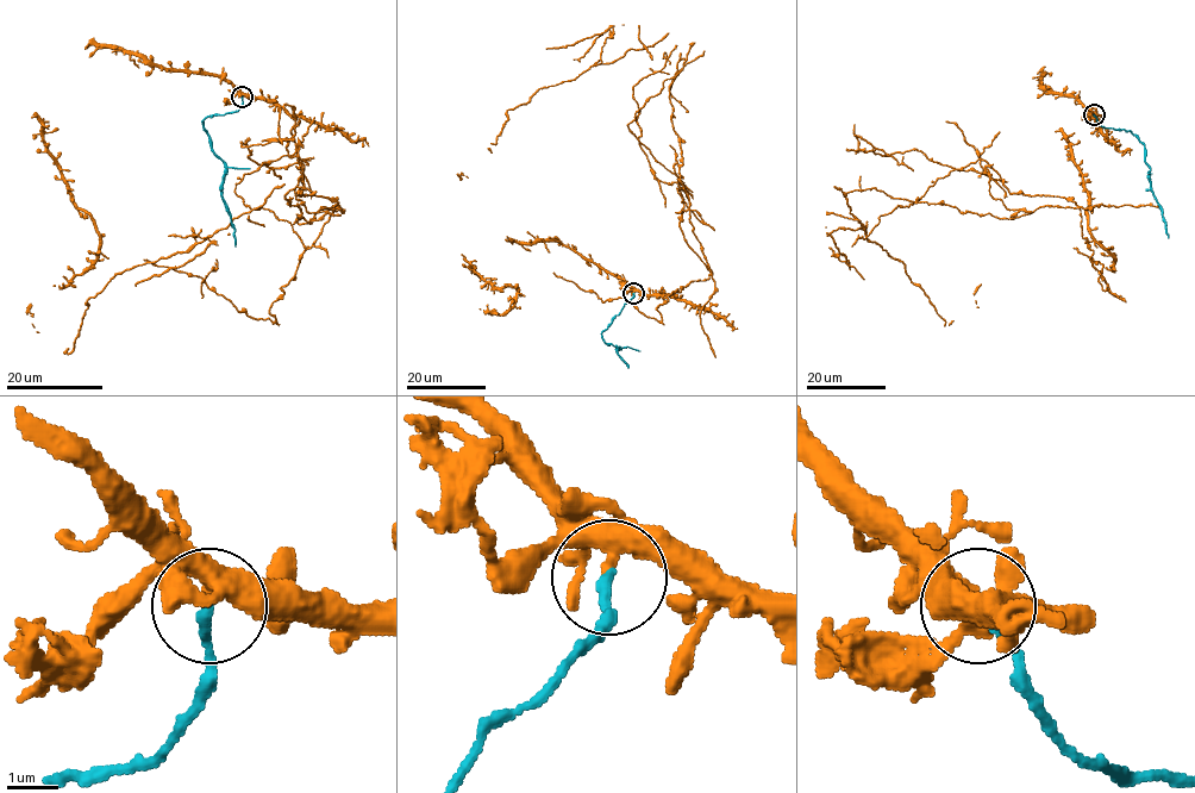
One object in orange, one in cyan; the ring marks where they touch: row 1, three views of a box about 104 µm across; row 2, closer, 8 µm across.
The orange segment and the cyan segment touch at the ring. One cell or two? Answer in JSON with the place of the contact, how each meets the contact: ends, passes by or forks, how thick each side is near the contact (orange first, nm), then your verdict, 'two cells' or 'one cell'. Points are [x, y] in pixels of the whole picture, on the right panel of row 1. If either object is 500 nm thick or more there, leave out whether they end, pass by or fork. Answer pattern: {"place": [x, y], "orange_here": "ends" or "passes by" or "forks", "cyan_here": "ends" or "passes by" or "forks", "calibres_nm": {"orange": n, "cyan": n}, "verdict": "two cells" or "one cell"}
{"place": [1094, 114], "orange_here": "passes by", "cyan_here": "ends", "calibres_nm": {"orange": 240, "cyan": 200}, "verdict": "two cells"}

